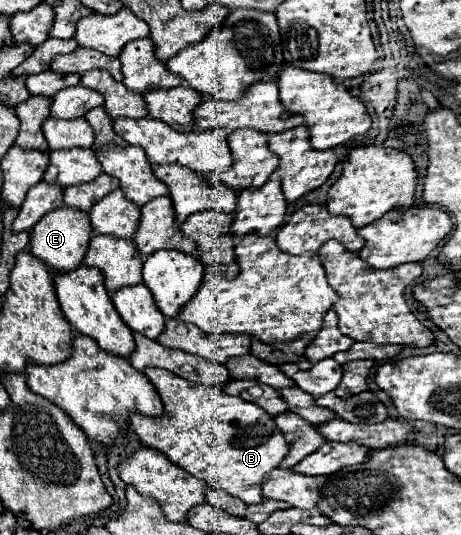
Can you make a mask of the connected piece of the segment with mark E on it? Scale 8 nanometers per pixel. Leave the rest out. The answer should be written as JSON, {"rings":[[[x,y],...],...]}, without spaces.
{"rings":[[[58,208],[52,210],[52,214],[46,214],[30,232],[30,254],[34,254],[34,258],[42,260],[46,266],[50,266],[52,272],[56,274],[66,274],[72,272],[80,266],[88,242],[90,242],[90,234],[92,234],[92,226],[88,222],[88,212],[82,210],[74,210],[74,208]]]}

